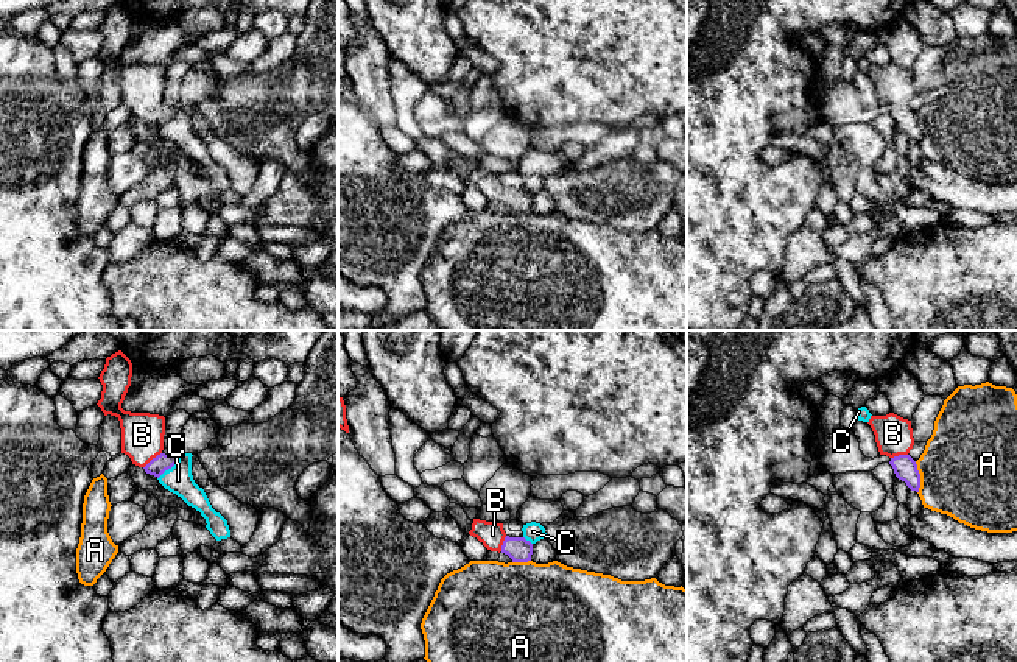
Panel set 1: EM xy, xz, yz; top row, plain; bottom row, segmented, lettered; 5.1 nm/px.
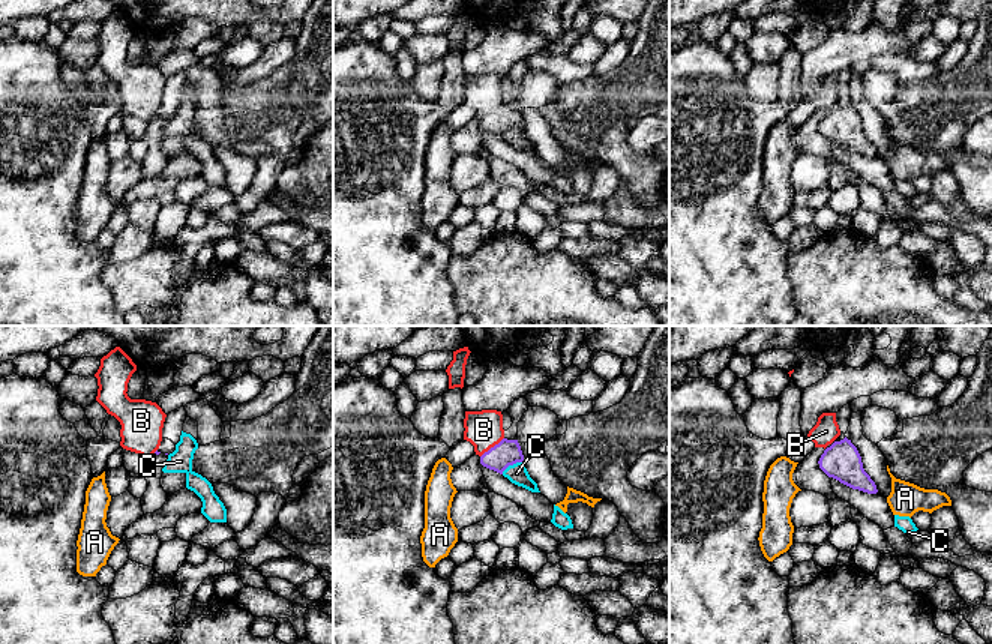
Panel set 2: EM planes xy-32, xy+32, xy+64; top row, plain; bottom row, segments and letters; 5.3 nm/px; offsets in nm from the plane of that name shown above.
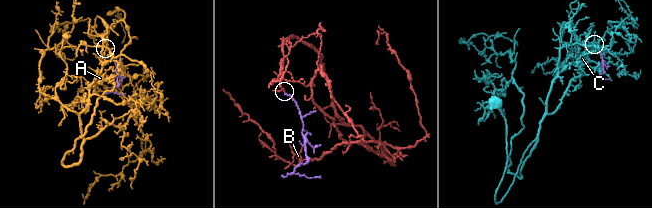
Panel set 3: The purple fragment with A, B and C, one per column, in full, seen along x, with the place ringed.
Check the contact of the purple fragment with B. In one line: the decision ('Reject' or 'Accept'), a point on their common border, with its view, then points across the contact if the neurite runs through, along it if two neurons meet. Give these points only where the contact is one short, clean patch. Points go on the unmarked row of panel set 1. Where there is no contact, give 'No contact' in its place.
Accept. Touches purple at xy (151, 111). Path across: xy (161, 114), (151, 111), (145, 102), (142, 86)

